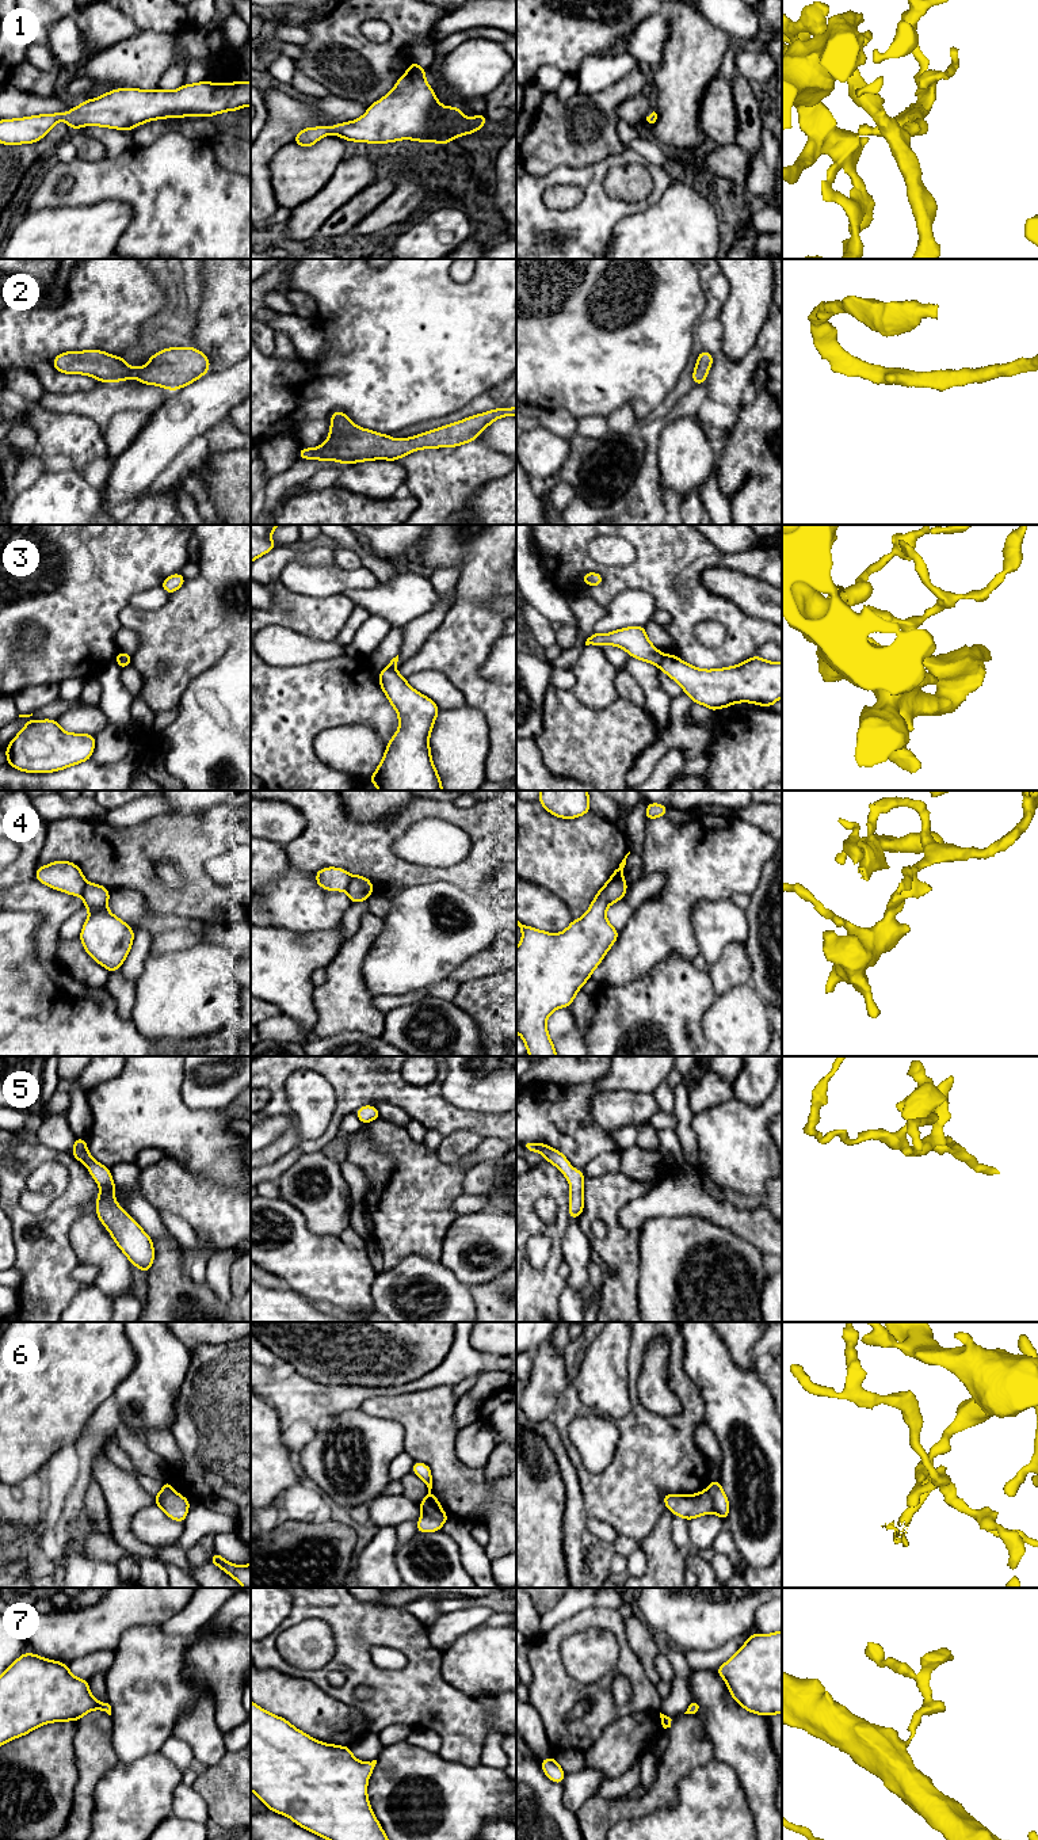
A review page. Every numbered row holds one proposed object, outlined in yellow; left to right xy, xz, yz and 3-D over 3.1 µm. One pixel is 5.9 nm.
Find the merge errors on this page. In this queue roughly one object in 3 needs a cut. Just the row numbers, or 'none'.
3, 4, 6

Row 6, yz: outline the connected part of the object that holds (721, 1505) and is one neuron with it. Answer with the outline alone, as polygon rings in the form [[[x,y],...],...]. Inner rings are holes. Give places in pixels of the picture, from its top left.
[[[710,1481],[707,1486],[707,1492],[714,1505],[714,1511],[718,1516],[726,1521],[729,1513],[729,1501],[726,1494],[724,1493],[720,1481]]]

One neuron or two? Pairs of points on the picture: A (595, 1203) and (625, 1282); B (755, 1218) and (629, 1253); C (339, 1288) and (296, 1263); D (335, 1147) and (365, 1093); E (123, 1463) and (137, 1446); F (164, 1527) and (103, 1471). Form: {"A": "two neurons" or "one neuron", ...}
{"A": "one neuron", "B": "two neurons", "C": "one neuron", "D": "two neurons", "E": "two neurons", "F": "two neurons"}

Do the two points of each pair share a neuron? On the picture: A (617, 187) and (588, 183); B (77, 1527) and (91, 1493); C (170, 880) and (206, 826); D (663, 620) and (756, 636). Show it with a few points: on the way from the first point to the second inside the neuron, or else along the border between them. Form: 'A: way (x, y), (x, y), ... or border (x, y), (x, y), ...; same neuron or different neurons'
A: border (611, 167), (605, 190), (630, 202); different neurons
B: border (83, 1512), (98, 1532); different neurons
C: border (153, 864), (171, 863), (184, 884); different neurons
D: border (656, 609), (663, 609), (670, 616), (663, 627); different neurons

